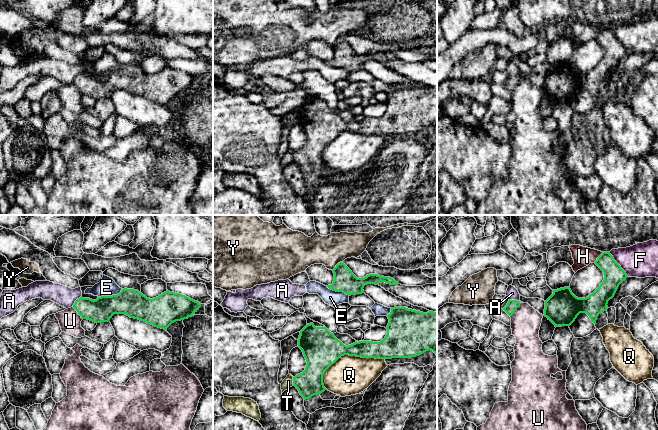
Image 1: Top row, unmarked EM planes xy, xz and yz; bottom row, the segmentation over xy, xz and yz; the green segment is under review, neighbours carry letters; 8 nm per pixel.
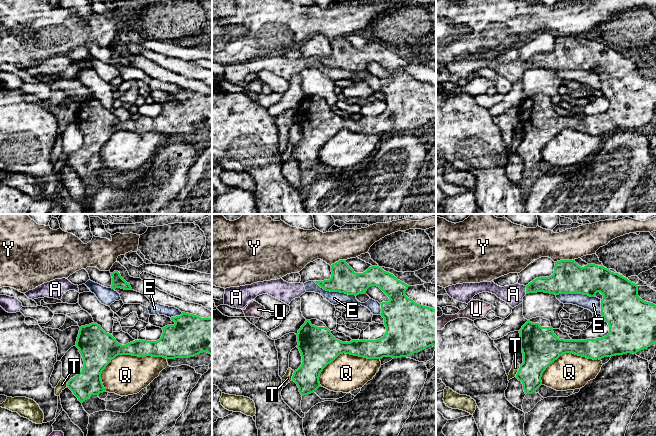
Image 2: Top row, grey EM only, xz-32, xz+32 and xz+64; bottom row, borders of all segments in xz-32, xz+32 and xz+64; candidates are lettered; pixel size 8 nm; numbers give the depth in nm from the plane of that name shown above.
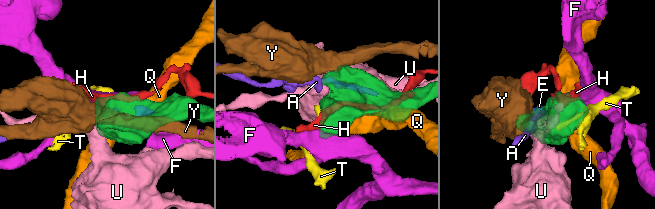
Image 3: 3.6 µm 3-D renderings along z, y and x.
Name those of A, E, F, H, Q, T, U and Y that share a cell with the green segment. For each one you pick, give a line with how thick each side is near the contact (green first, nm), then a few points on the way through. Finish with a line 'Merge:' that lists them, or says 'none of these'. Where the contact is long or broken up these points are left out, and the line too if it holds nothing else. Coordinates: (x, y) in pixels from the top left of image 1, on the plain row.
Merge: none of these

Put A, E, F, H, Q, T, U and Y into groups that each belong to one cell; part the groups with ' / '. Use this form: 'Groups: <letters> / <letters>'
Groups: A E / F / H / Q / T / U / Y

